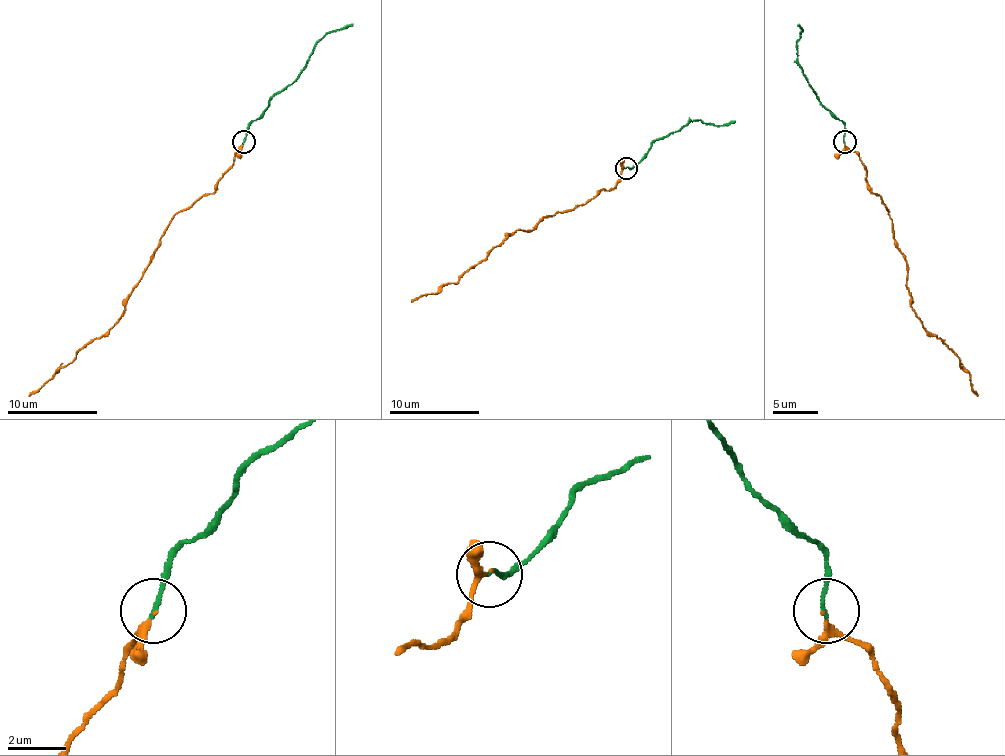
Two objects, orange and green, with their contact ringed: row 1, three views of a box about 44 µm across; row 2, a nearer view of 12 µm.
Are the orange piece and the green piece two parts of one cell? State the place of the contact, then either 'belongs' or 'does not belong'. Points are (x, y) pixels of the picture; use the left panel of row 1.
place (243, 142); belongs

